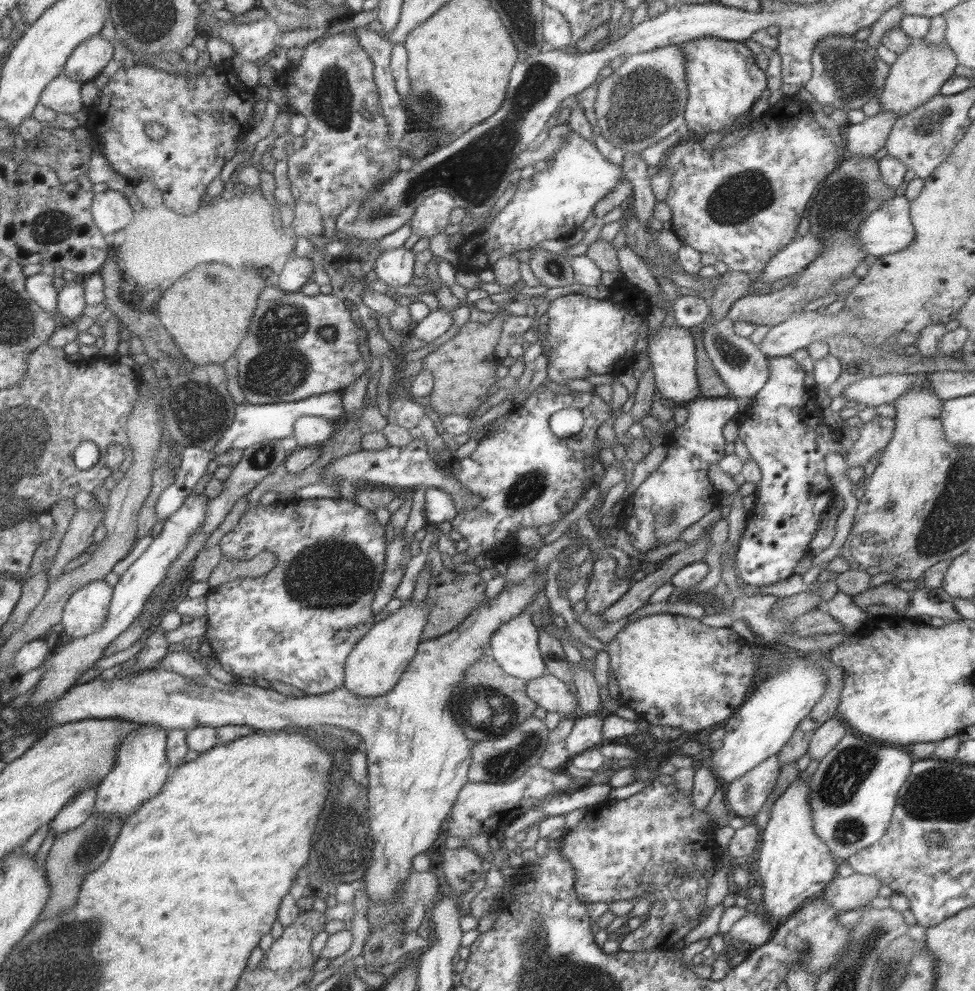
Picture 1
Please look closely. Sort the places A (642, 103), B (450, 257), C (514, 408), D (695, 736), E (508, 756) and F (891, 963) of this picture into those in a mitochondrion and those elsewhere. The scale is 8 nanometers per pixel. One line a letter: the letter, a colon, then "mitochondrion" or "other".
A: mitochondrion
B: other
C: other
D: other
E: mitochondrion
F: mitochondrion

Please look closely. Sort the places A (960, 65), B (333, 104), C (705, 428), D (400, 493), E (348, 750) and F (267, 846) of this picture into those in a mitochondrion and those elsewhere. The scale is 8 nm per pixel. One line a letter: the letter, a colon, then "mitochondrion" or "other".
A: other
B: mitochondrion
C: other
D: other
E: other
F: other

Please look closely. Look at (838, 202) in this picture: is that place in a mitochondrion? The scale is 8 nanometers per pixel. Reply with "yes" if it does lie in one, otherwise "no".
yes

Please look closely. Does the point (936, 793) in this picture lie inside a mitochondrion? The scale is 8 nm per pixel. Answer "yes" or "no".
yes

